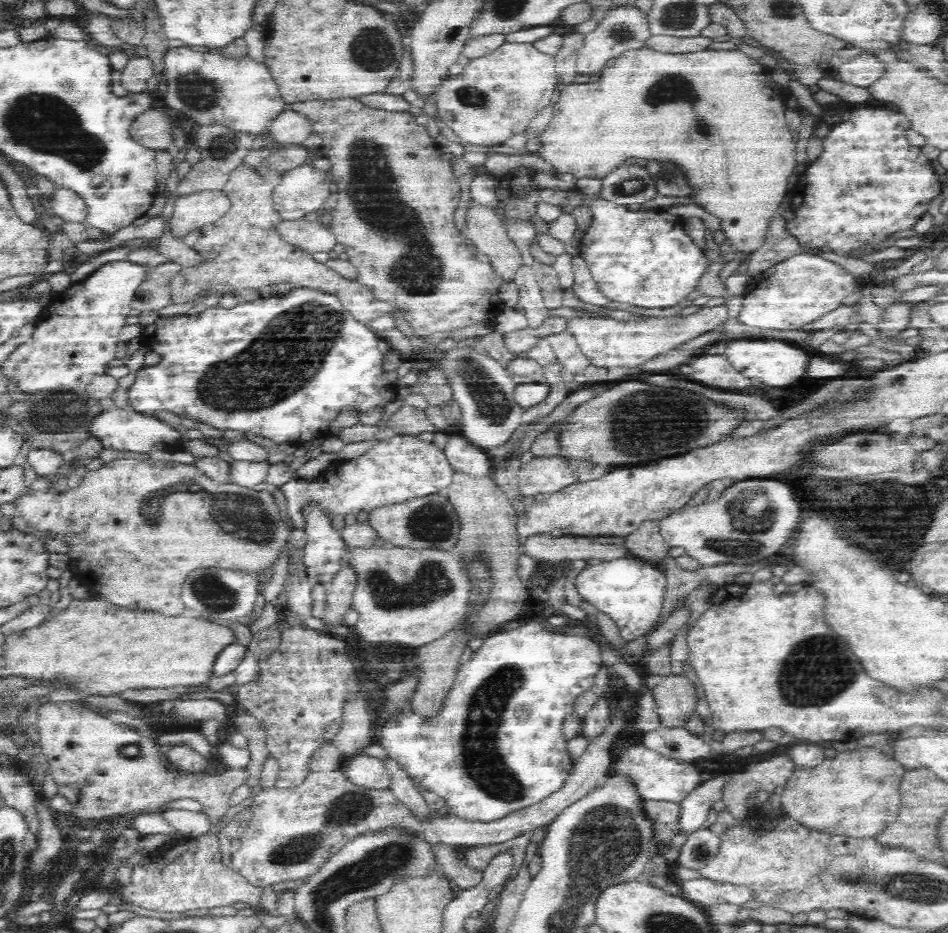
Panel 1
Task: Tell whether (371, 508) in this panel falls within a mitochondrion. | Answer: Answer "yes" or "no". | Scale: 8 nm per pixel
no

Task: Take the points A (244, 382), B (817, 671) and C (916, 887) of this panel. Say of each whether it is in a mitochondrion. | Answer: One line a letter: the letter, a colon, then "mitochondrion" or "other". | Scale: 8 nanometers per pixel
A: mitochondrion
B: mitochondrion
C: mitochondrion

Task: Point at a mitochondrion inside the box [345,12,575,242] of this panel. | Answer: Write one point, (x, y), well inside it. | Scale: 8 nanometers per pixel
(373, 50)

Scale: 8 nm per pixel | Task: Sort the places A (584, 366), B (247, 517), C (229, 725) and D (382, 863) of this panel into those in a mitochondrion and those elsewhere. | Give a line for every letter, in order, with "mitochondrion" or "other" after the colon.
A: other
B: mitochondrion
C: other
D: mitochondrion

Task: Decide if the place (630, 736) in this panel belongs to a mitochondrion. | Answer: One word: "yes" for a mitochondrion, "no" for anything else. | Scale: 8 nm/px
no

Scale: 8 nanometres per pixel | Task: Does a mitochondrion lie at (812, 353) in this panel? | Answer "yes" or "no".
no

